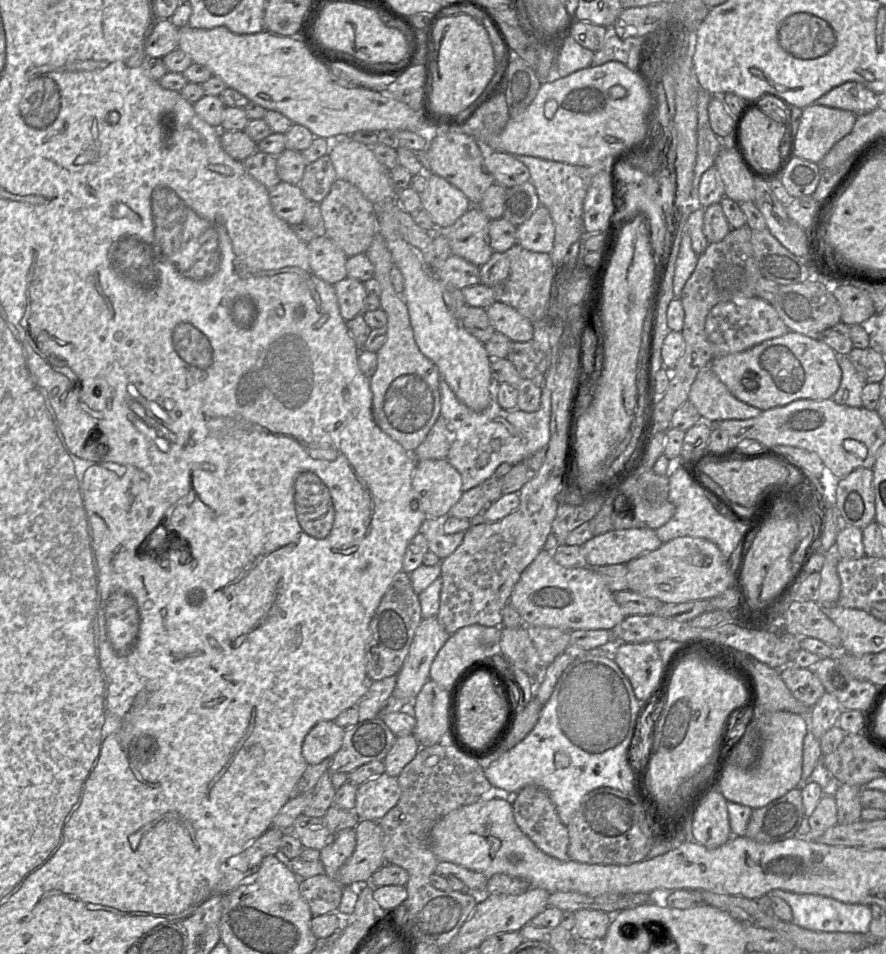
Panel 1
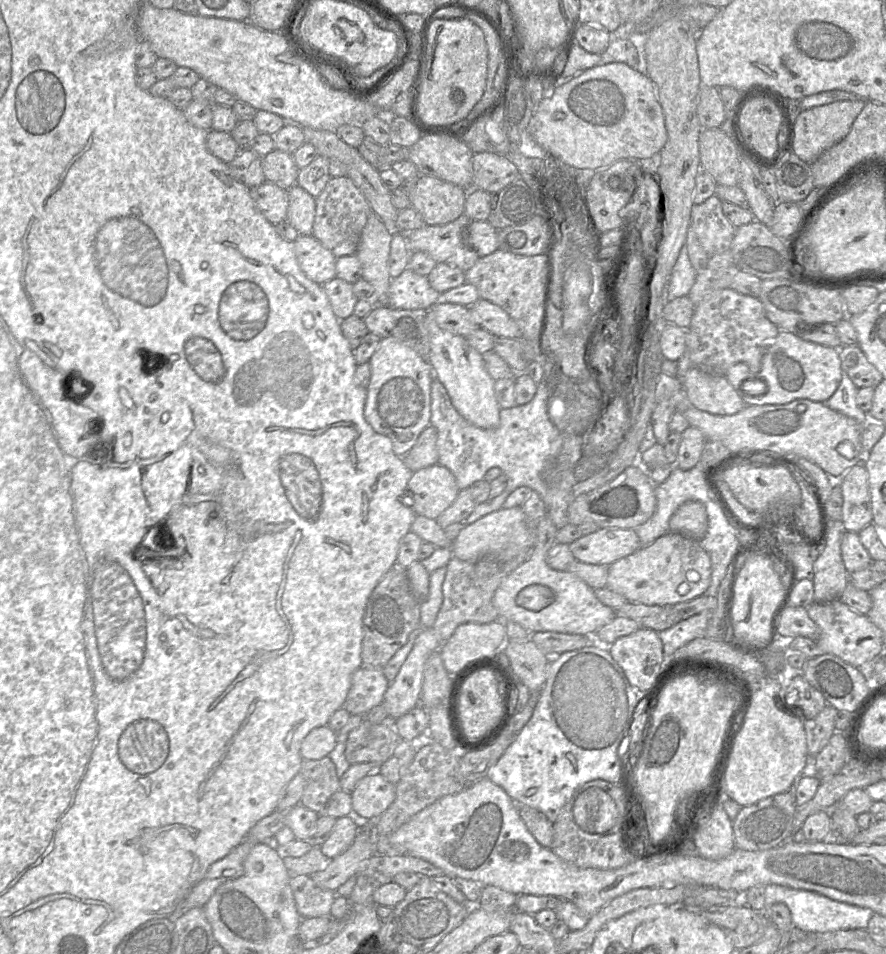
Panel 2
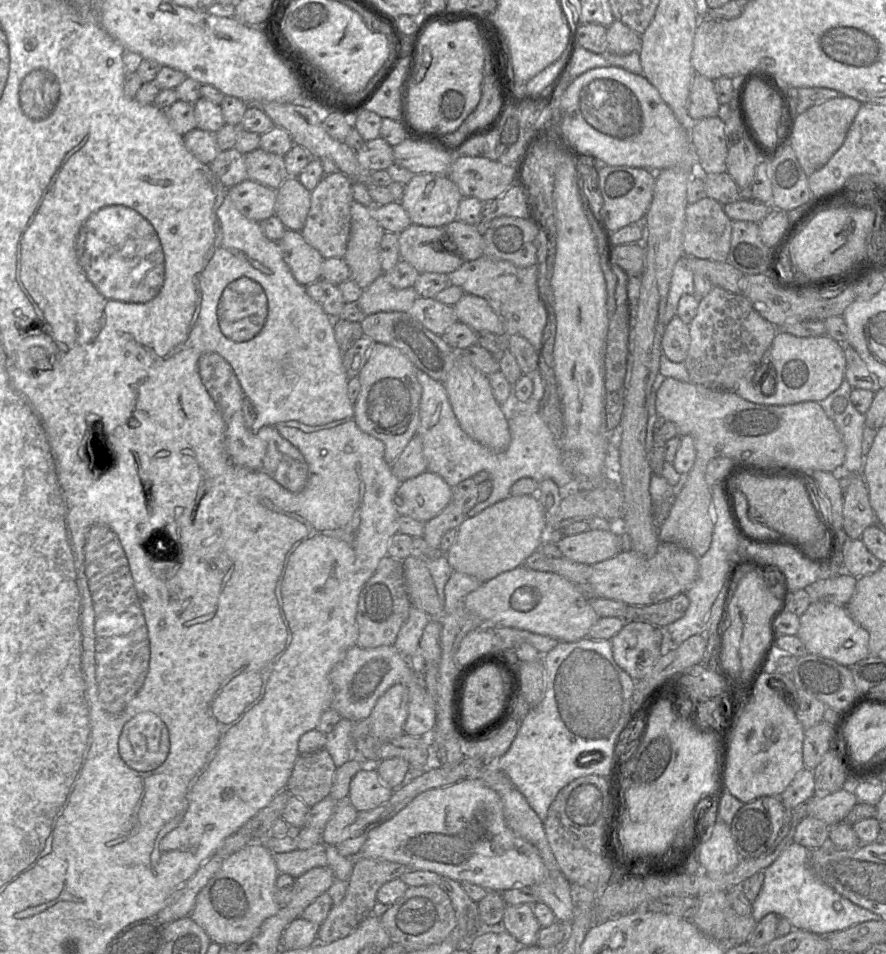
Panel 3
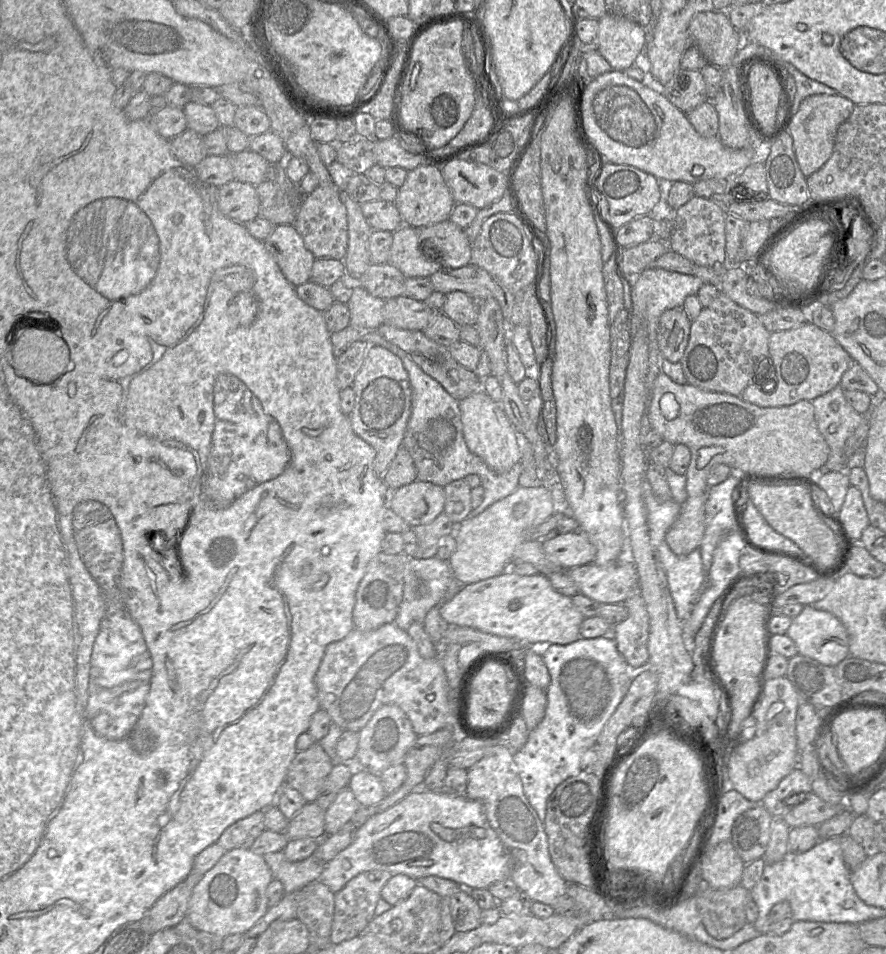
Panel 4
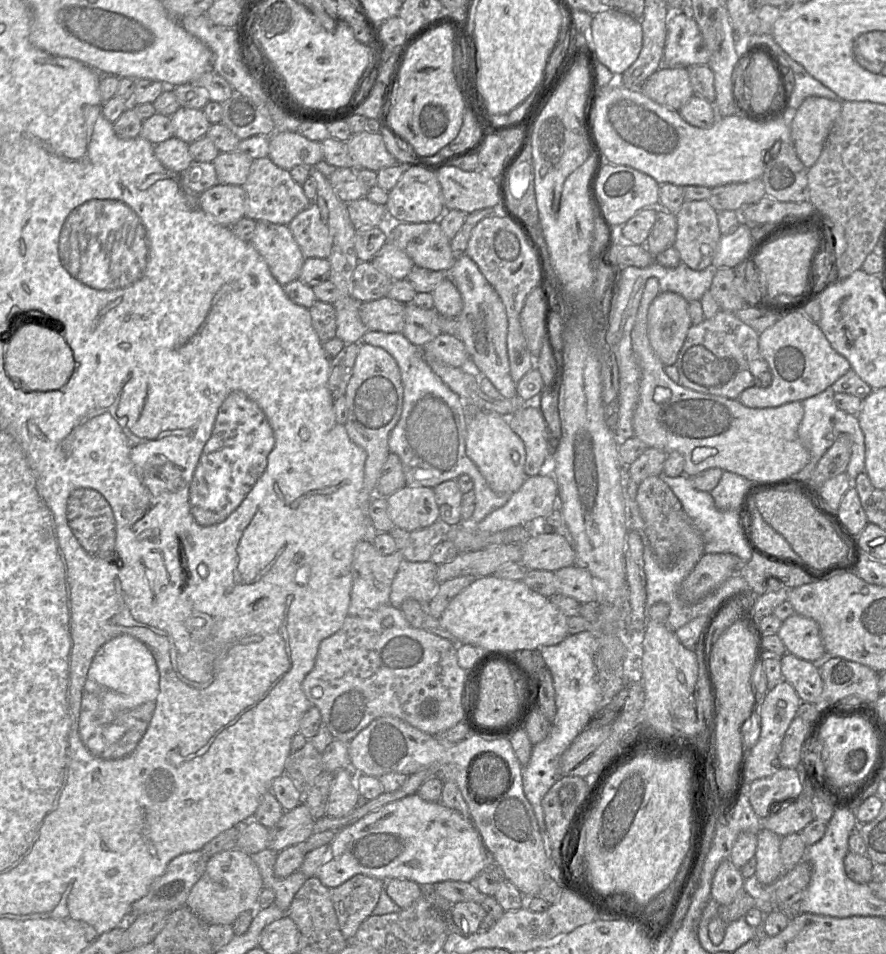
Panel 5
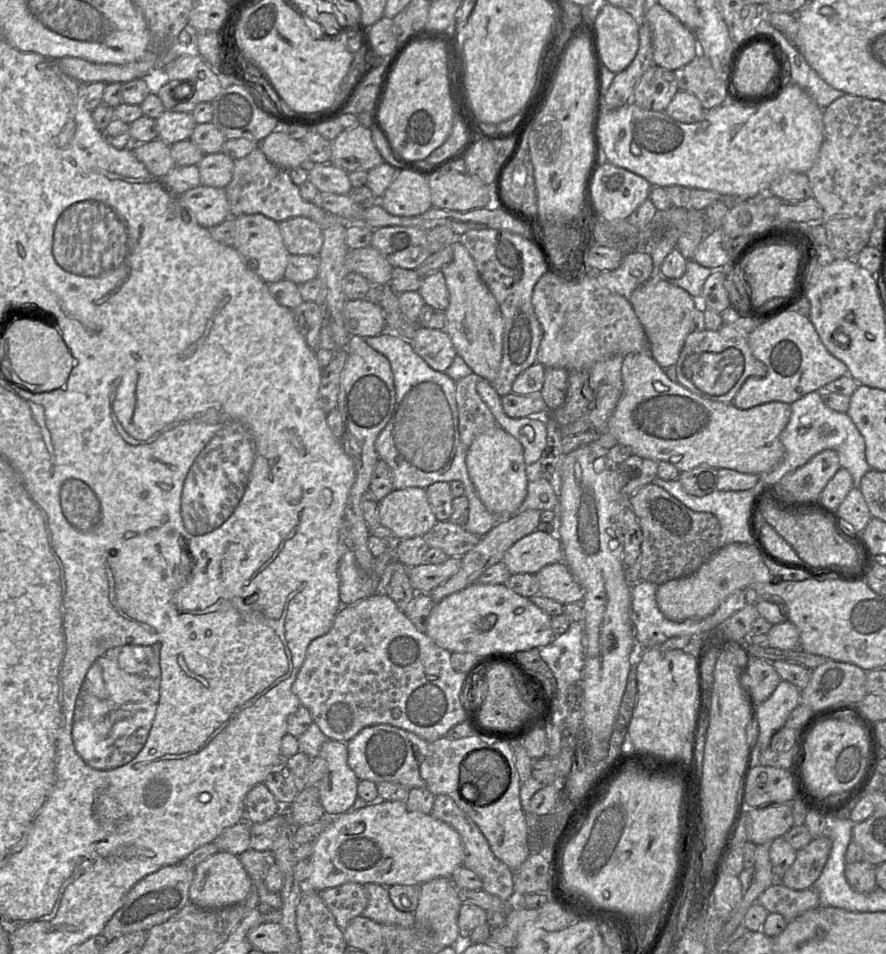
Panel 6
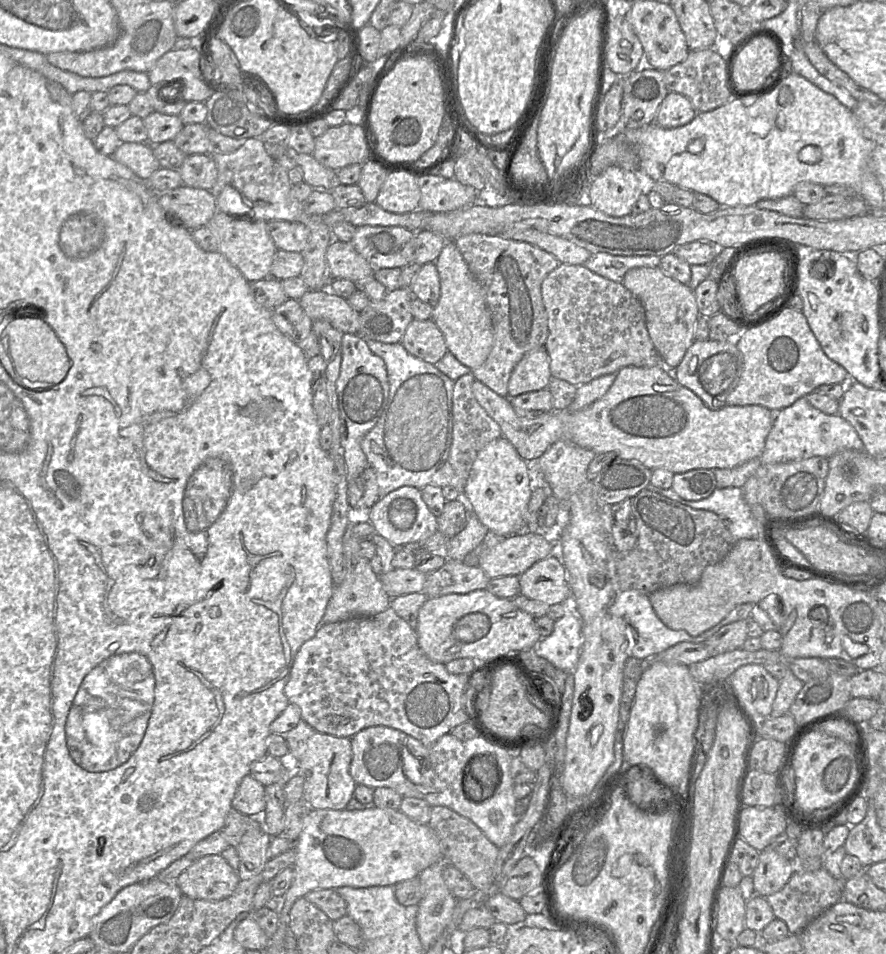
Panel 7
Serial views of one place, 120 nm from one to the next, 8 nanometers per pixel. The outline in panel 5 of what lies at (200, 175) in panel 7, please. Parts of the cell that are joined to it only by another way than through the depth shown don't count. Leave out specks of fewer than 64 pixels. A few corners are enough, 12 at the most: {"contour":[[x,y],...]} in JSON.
{"contour":[[220,152],[212,161],[219,184],[242,186],[253,159]]}

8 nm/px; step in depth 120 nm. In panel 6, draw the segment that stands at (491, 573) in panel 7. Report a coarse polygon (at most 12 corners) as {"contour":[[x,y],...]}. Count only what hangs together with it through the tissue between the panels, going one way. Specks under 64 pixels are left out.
{"contour":[[538,529],[502,559],[511,575],[563,560],[560,540]]}

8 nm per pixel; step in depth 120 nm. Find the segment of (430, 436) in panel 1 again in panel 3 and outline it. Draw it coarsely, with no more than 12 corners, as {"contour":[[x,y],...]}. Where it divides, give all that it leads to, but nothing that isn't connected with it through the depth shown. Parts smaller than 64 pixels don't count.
{"contour":[[411,438],[391,465],[400,482],[427,470],[422,441]]}

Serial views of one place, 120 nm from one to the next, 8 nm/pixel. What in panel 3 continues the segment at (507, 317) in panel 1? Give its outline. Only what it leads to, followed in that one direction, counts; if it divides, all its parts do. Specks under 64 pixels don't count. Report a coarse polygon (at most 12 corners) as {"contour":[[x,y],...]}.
{"contour":[[464,293],[453,308],[476,332],[505,334],[483,298]]}

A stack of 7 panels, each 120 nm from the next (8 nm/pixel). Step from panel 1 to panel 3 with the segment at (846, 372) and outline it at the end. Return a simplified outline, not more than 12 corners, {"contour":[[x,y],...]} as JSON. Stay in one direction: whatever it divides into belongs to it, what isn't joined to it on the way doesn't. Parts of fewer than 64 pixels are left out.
{"contour":[[844,379],[818,403],[845,443],[843,468],[863,476],[866,416]]}

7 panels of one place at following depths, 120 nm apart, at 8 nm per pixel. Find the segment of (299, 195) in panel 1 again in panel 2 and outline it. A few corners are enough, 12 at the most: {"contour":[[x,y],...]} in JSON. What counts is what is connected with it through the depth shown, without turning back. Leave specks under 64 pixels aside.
{"contour":[[272,182],[251,187],[258,211],[286,220],[288,192]]}

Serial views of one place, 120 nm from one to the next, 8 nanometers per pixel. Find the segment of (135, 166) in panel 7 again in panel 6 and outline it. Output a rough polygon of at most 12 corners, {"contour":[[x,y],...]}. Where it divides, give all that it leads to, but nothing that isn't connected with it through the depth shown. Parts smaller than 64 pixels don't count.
{"contour":[[159,138],[132,144],[136,158],[156,178],[175,166],[170,145]]}

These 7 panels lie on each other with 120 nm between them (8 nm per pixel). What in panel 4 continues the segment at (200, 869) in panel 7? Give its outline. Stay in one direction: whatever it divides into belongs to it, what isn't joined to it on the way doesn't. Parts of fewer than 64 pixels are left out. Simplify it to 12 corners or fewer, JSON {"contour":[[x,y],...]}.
{"contour":[[227,851],[194,887],[187,919],[222,938],[268,911],[262,855]]}

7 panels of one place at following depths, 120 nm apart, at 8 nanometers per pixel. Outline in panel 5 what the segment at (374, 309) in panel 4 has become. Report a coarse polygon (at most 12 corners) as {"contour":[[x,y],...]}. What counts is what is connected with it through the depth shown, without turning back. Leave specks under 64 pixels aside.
{"contour":[[350,295],[335,302],[336,336],[346,345],[368,331],[361,302]]}

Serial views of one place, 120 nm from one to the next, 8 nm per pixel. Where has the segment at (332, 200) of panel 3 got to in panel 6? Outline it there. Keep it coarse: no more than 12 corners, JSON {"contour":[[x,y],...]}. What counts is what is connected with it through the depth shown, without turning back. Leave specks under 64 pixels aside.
{"contour":[[298,216],[278,222],[290,254],[317,256],[323,230]]}

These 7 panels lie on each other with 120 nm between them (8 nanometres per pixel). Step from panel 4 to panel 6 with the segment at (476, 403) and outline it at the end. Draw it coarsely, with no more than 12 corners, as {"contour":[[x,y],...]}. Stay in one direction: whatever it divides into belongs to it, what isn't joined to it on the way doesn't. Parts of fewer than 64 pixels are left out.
{"contour":[[499,425],[466,453],[483,505],[501,520],[527,495],[523,447]]}

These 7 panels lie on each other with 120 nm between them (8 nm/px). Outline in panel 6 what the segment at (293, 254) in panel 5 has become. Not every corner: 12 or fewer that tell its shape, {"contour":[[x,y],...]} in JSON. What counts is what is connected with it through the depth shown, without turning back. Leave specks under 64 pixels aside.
{"contour":[[234,218],[233,247],[266,283],[284,279],[290,253],[278,222]]}

